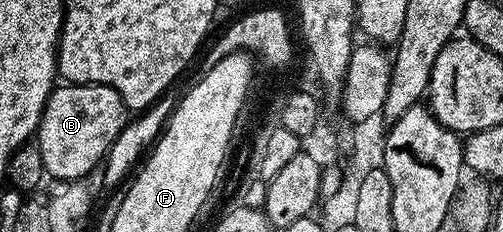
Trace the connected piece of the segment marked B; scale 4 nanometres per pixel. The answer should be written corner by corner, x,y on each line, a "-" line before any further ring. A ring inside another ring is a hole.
64,83
56,87
43,107
37,133
37,147
46,175
64,182
88,176
104,163
111,144
128,123
129,109
117,90
104,84

